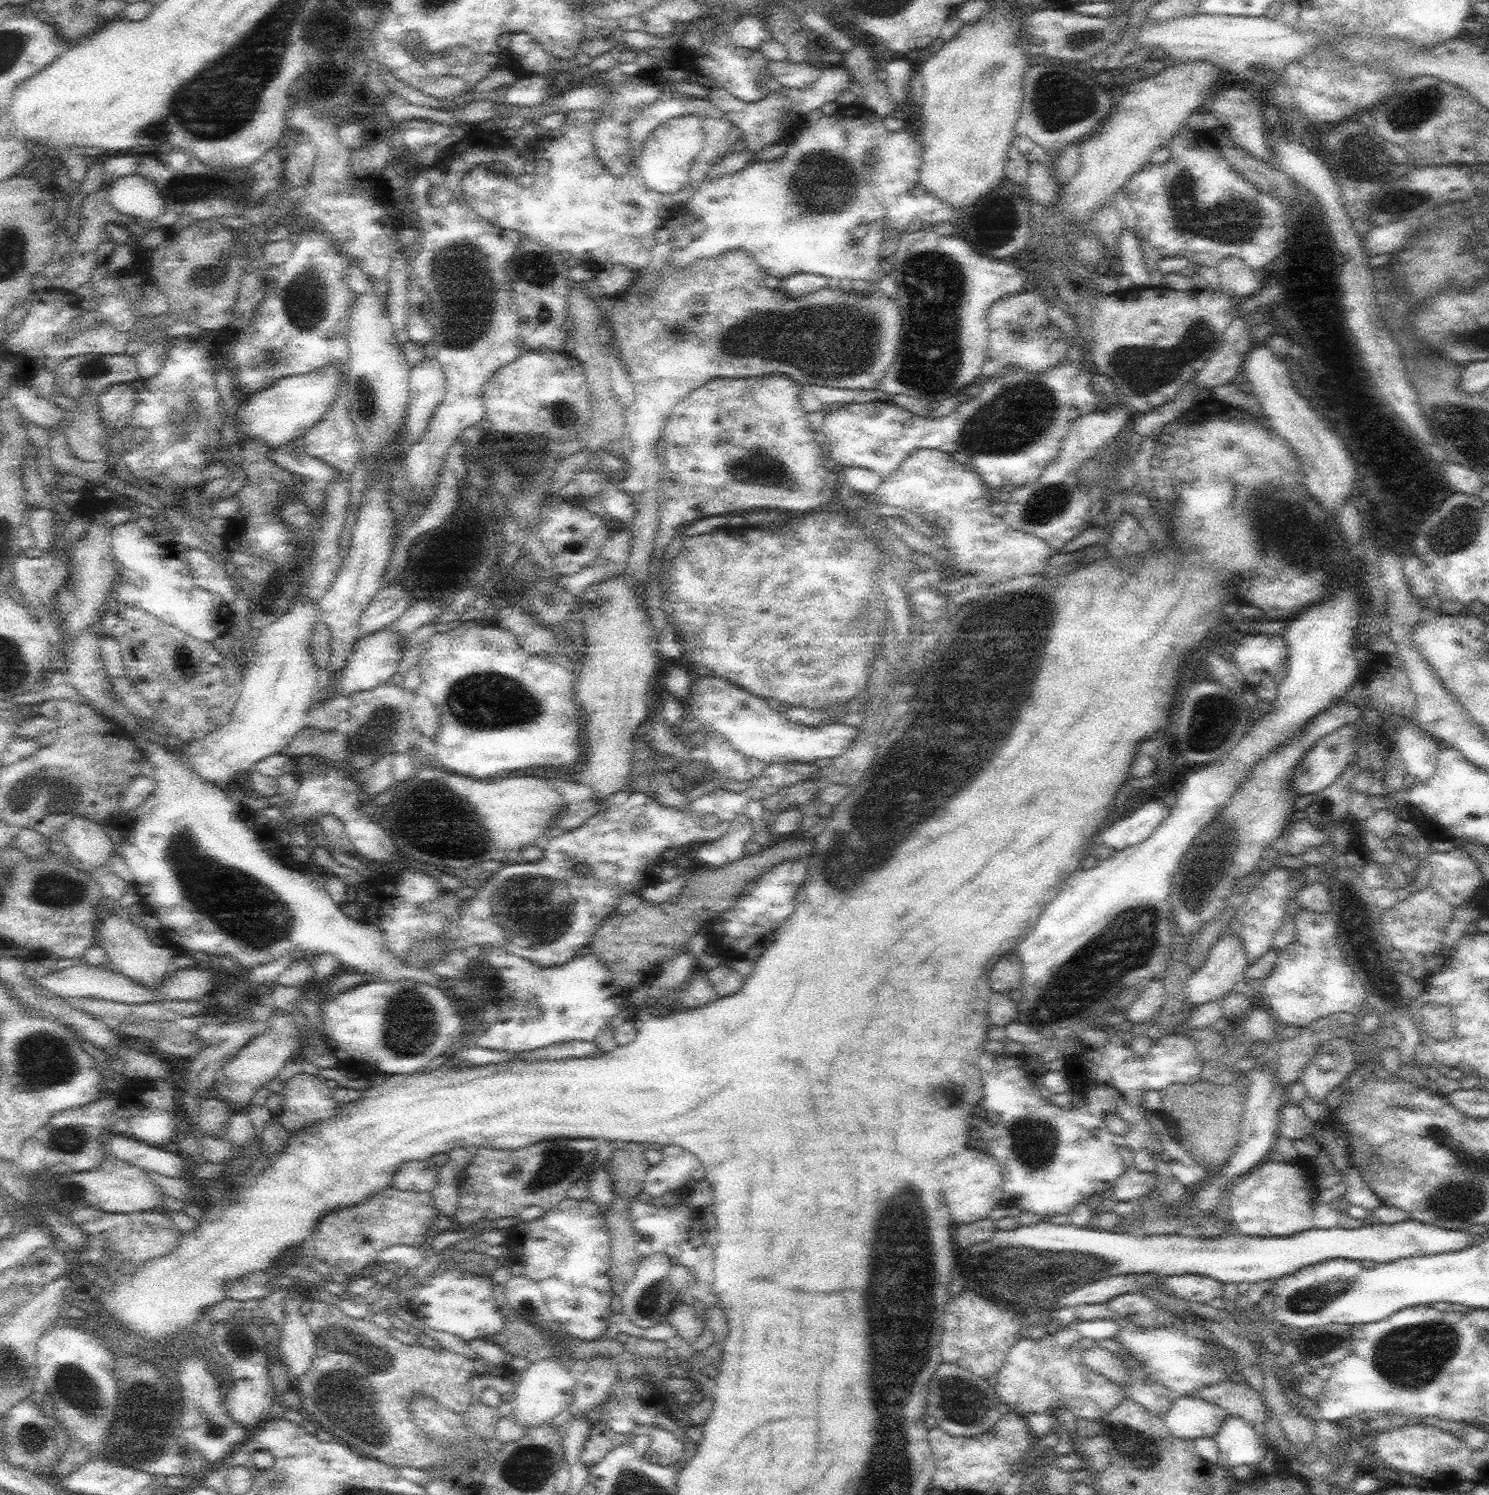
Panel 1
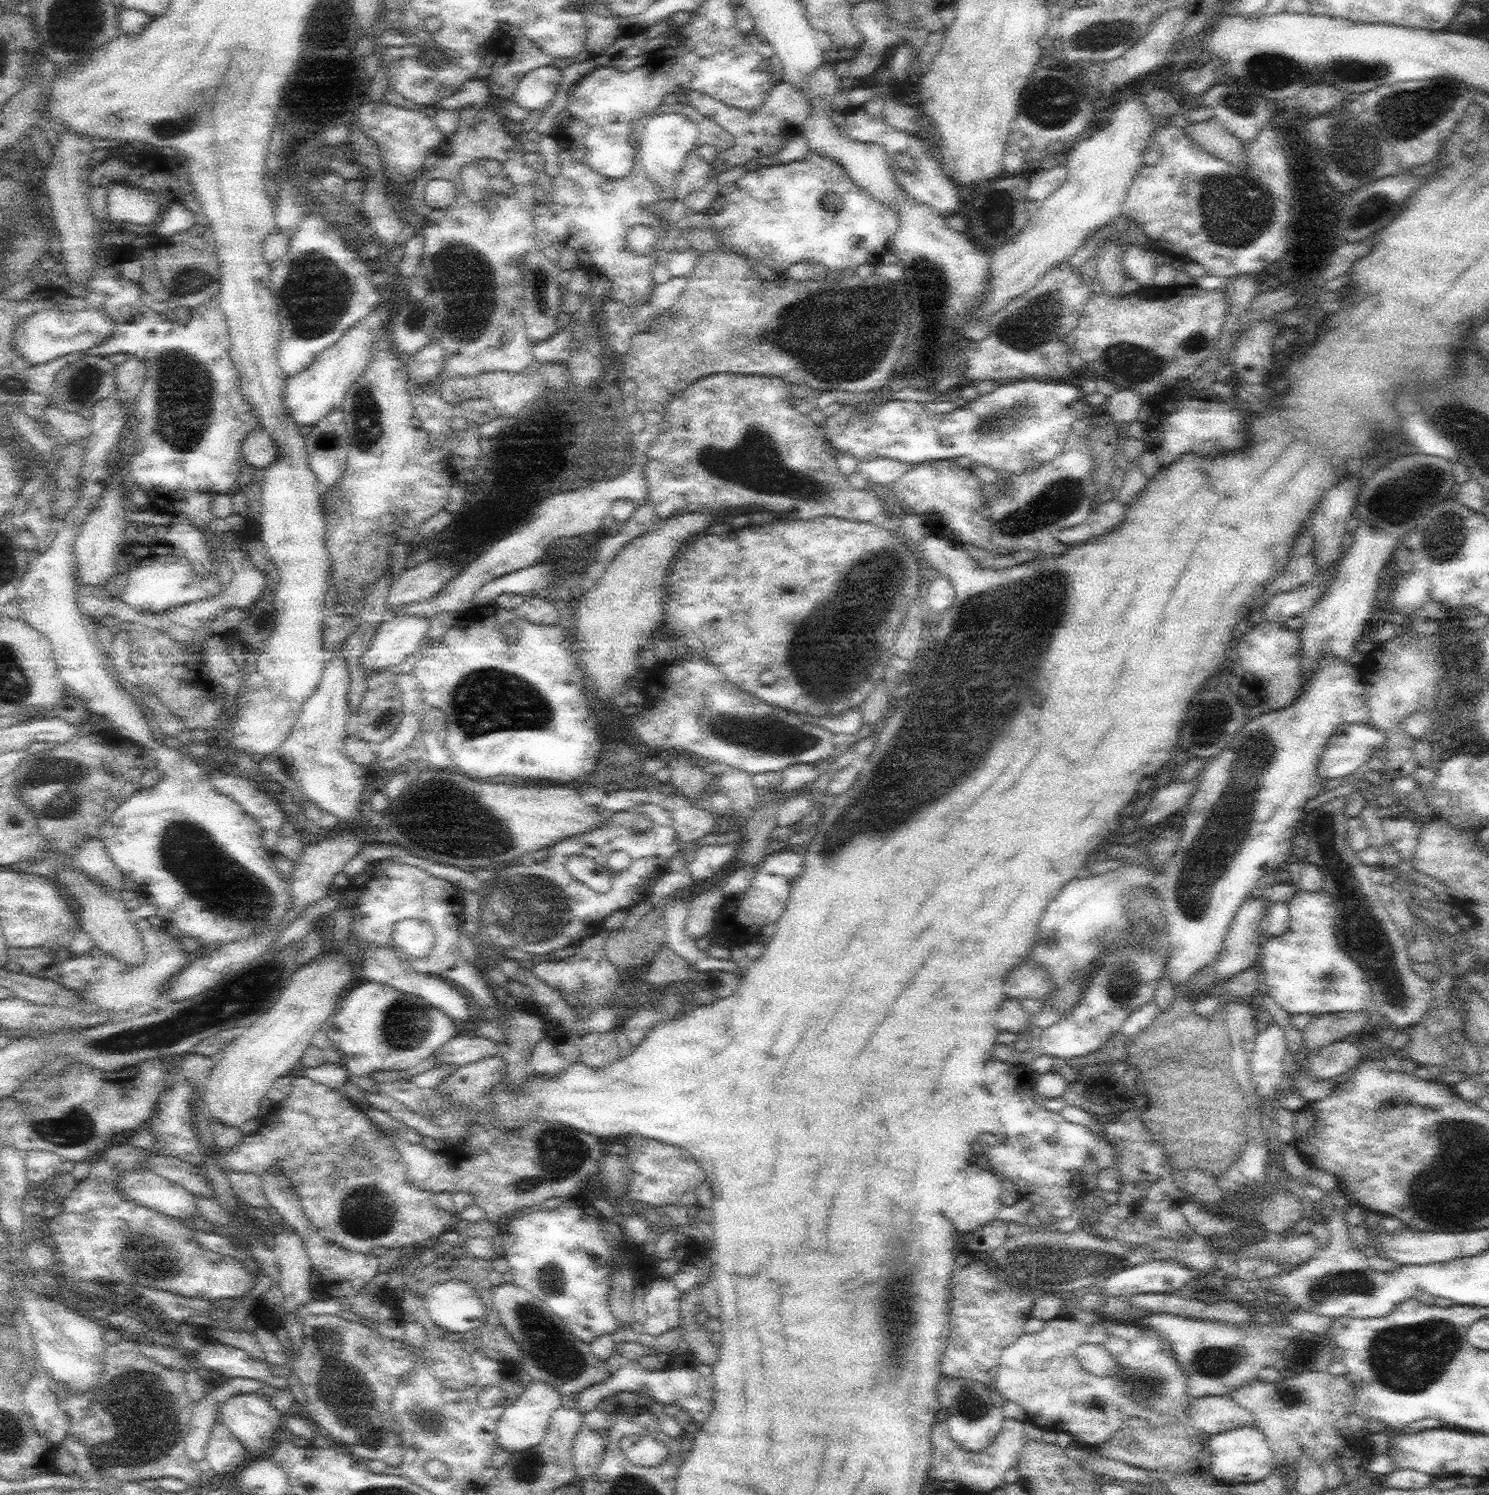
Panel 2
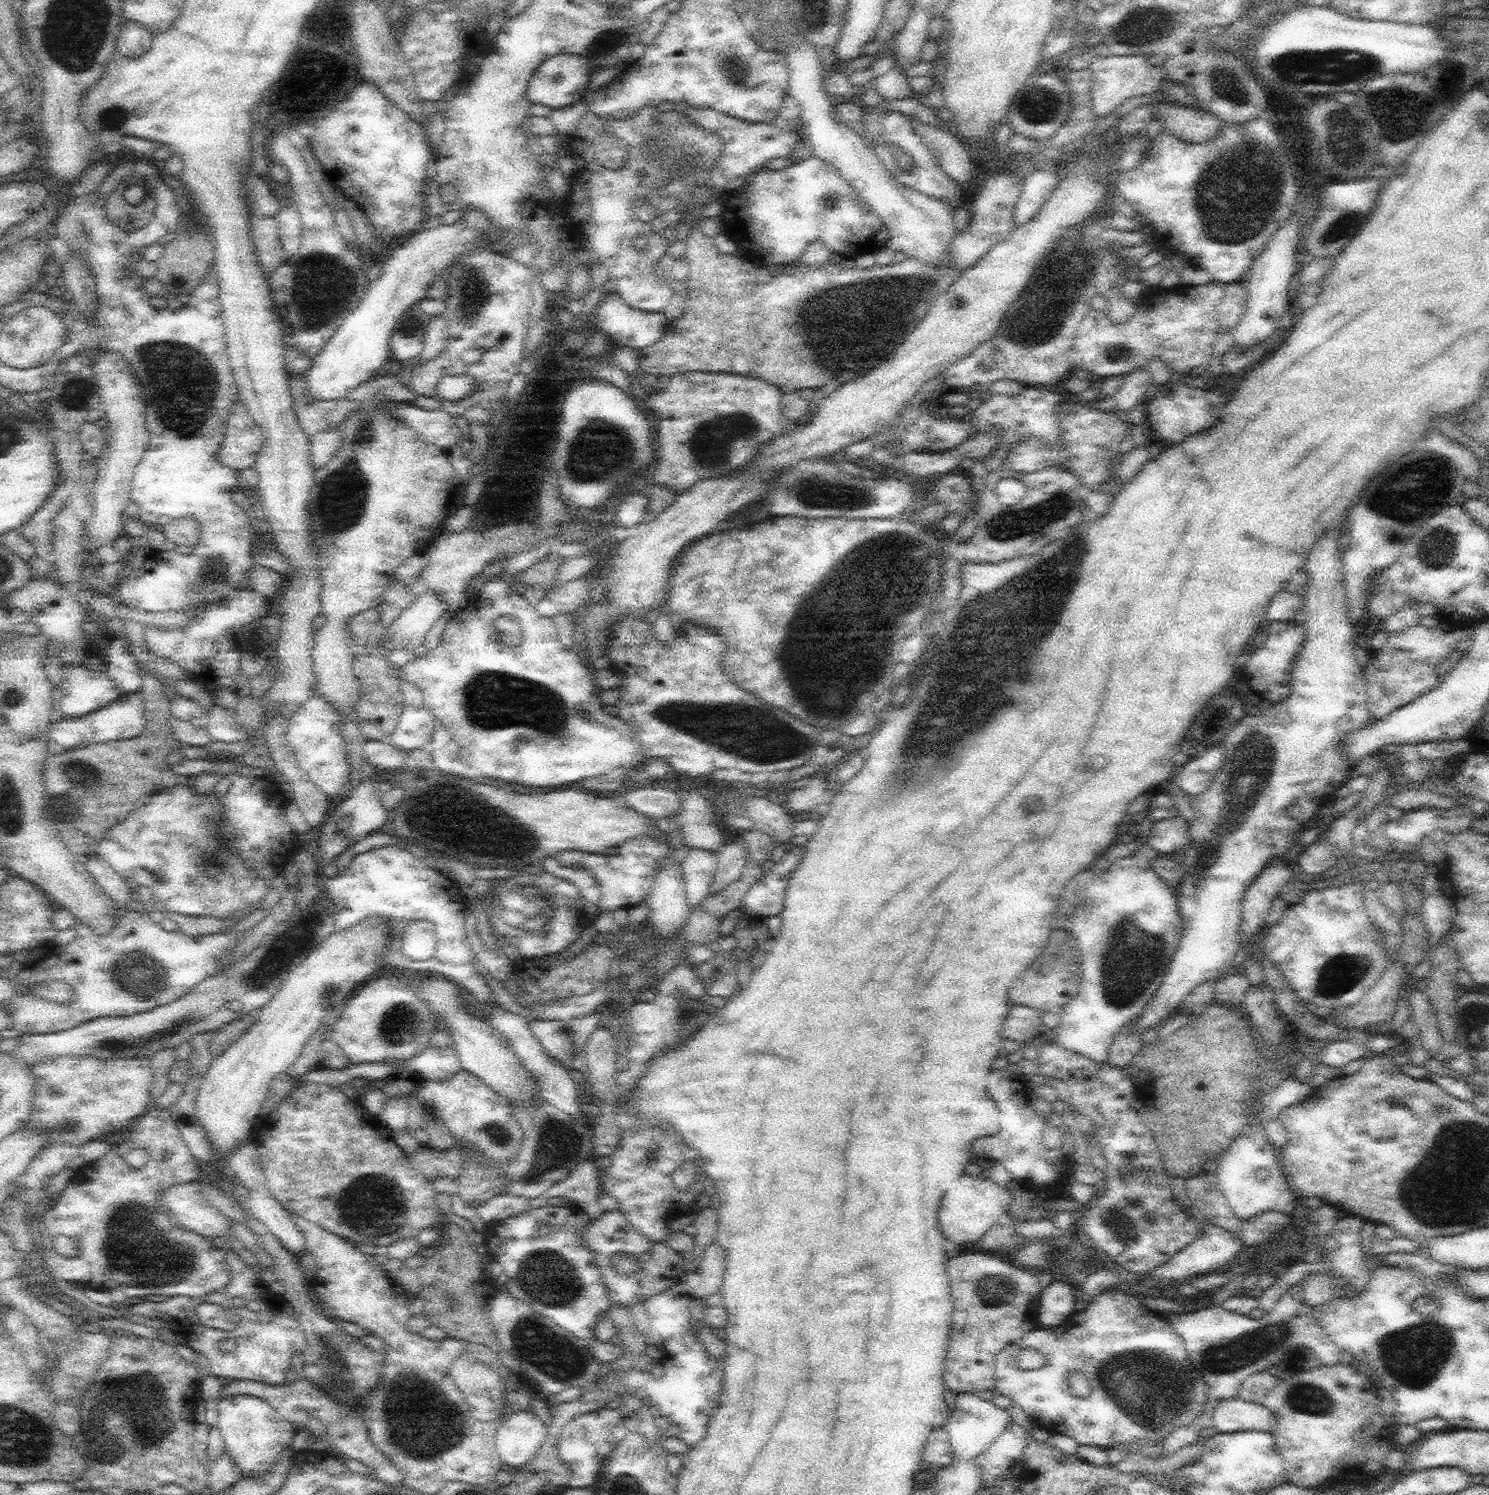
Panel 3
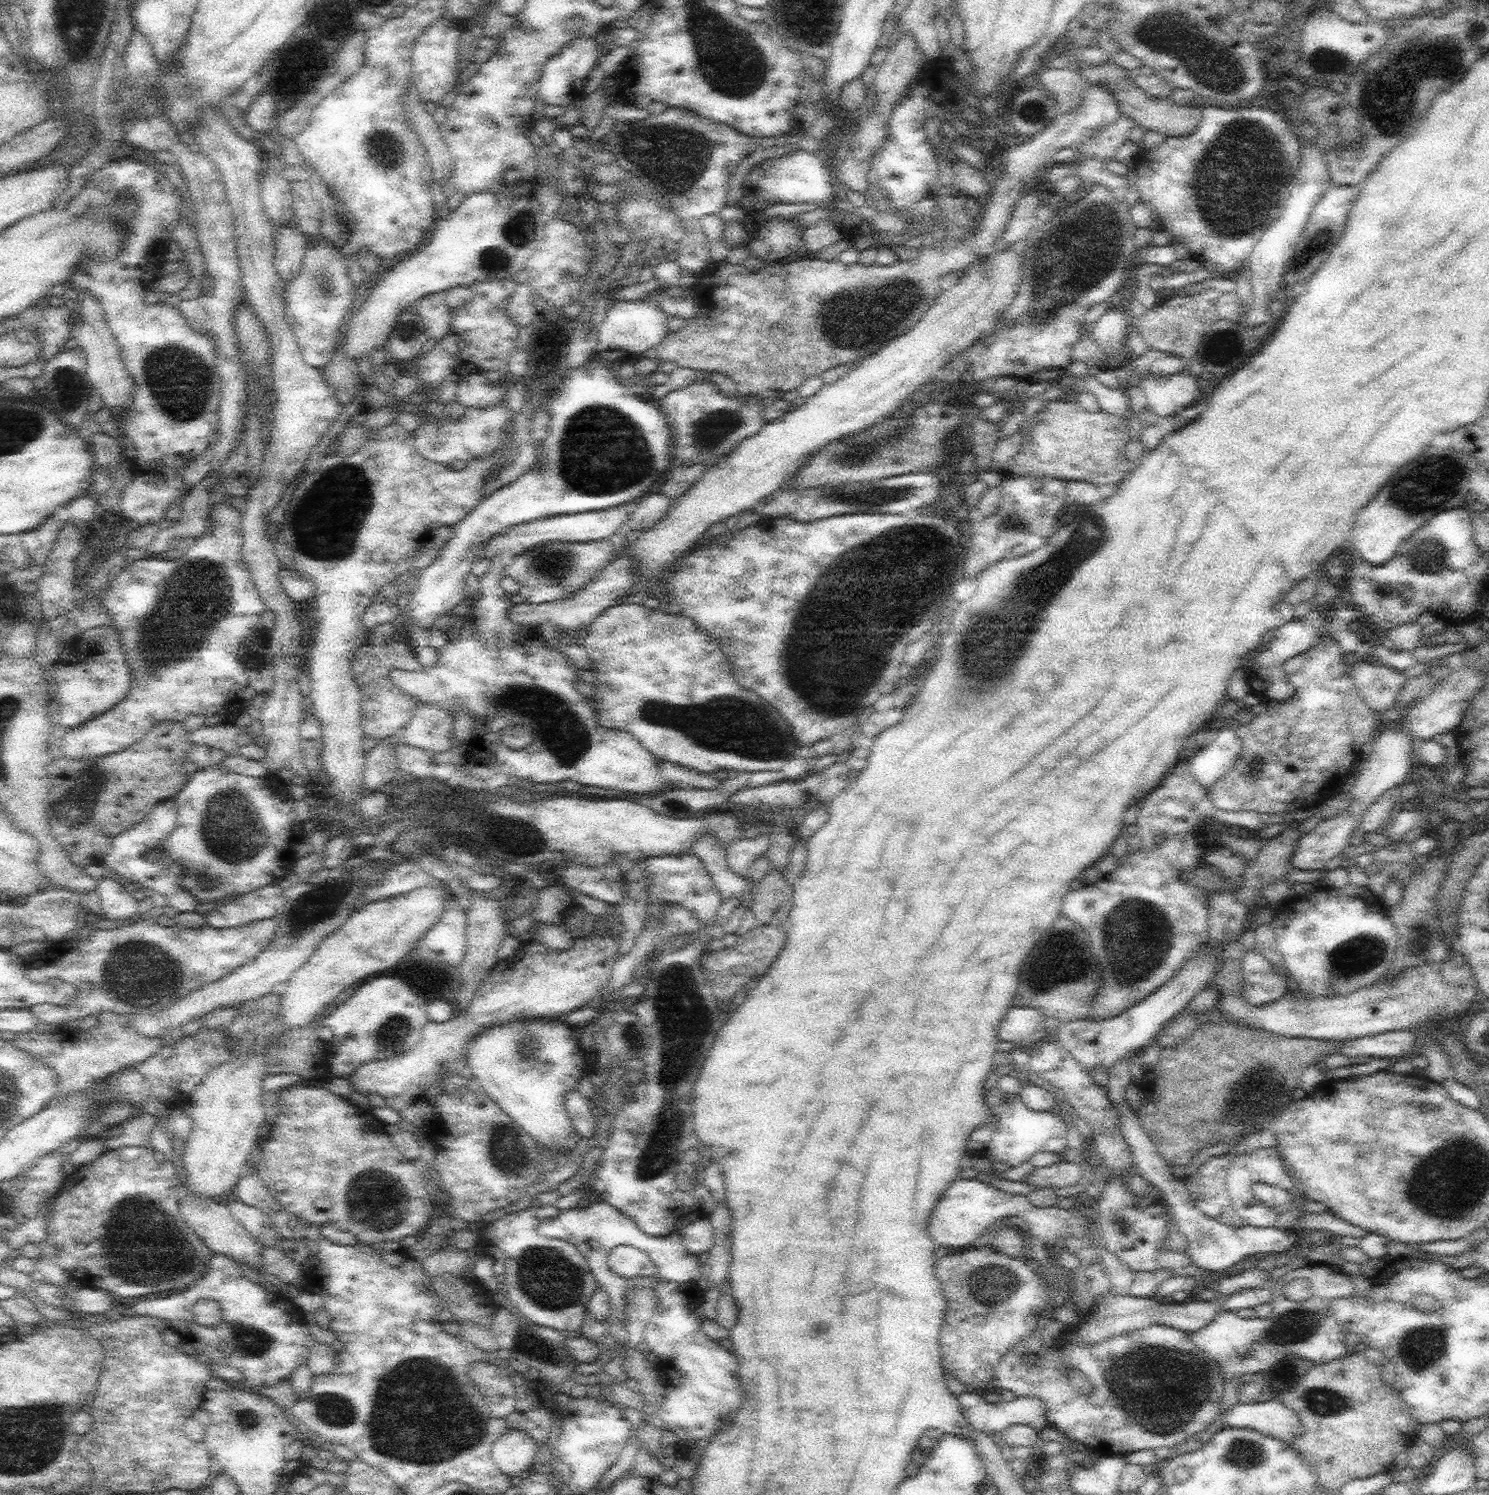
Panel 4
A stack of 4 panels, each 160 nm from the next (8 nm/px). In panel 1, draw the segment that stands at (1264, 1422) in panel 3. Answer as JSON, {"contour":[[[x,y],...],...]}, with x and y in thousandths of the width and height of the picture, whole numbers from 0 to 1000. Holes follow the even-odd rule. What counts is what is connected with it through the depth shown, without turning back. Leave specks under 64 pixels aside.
{"contour":[[[802,932],[788,936],[780,951],[790,963],[803,964],[805,962],[816,962],[826,947],[829,946],[823,942]]]}

